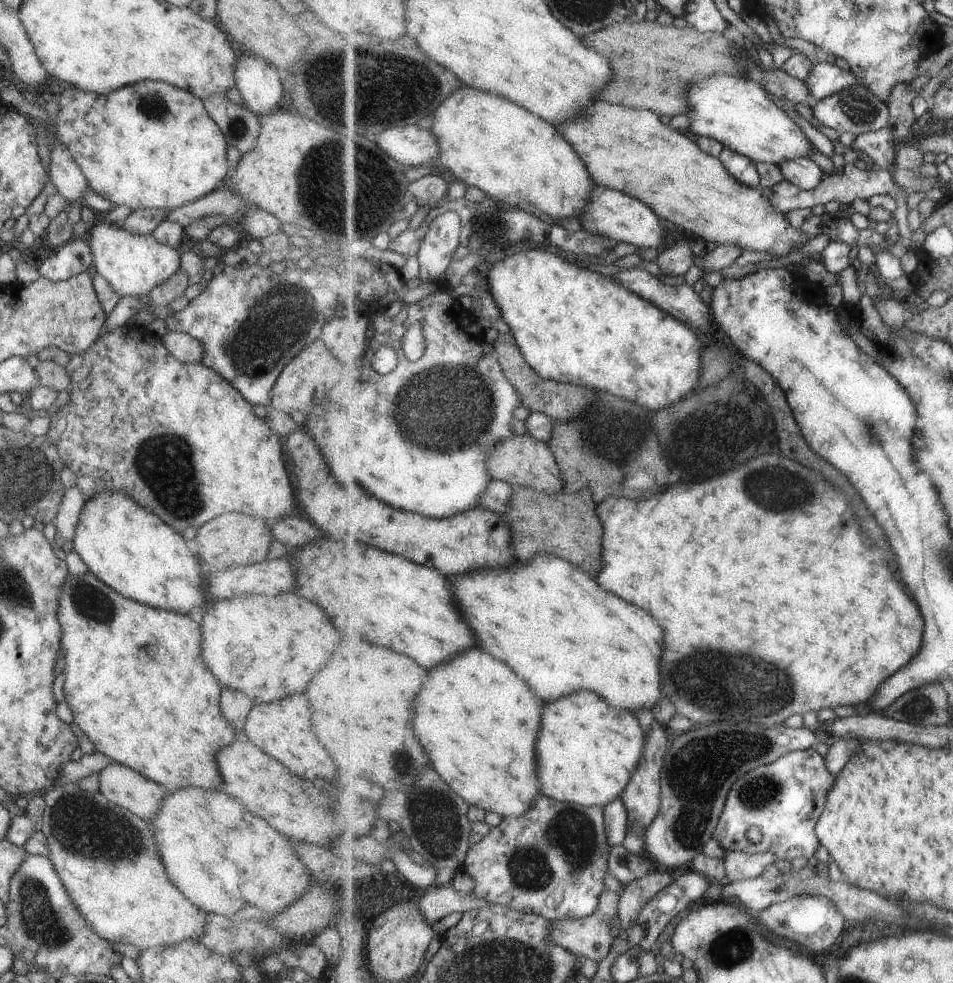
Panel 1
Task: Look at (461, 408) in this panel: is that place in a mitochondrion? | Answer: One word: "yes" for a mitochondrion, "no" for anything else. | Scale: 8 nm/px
yes

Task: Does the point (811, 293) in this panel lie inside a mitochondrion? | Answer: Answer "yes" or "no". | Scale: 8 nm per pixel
no

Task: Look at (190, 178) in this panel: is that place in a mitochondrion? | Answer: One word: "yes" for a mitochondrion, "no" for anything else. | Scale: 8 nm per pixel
no

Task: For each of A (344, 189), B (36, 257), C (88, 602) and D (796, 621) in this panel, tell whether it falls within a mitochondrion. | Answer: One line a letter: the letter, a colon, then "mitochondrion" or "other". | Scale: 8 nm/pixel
A: mitochondrion
B: other
C: mitochondrion
D: other

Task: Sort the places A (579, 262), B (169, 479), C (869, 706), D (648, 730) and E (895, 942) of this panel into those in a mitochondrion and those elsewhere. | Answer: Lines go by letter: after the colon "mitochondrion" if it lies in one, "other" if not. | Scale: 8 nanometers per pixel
A: other
B: mitochondrion
C: other
D: other
E: other

